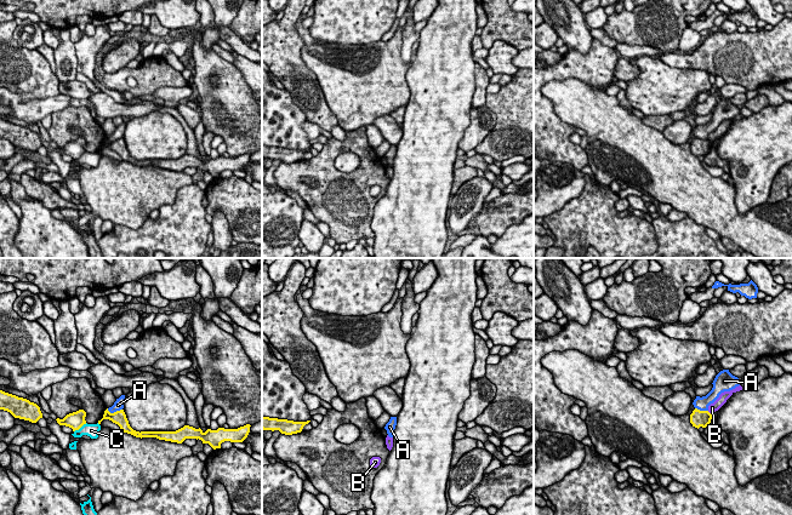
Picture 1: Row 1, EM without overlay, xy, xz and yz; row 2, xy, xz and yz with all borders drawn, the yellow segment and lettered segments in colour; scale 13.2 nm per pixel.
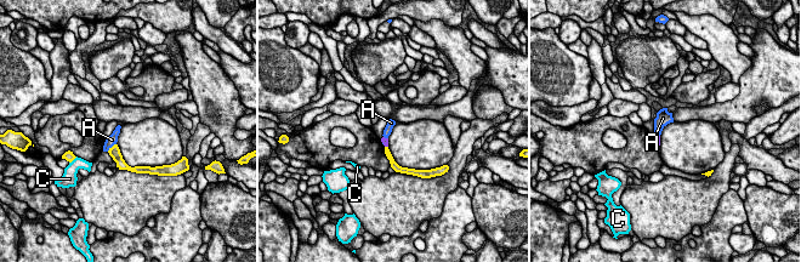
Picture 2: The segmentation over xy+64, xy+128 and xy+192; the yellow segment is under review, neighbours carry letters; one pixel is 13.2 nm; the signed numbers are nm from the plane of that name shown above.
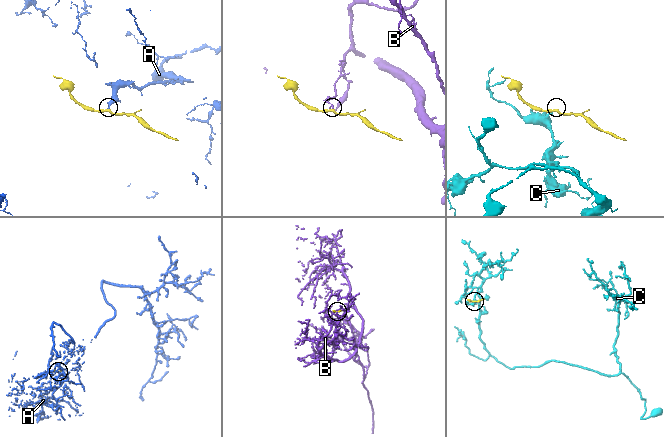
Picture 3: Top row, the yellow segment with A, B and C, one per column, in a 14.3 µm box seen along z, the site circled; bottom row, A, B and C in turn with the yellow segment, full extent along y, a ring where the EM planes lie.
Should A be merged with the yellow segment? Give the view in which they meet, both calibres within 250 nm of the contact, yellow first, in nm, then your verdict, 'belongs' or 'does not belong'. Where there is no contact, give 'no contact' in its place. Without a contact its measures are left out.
xy | 190/130 nm | does not belong

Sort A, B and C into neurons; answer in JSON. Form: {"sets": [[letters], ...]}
{"sets": [["A"], ["B"], ["C"]]}

